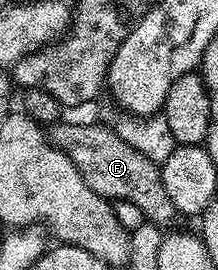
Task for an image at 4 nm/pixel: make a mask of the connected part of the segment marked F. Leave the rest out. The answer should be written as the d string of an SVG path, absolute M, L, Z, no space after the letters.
M59 120L49 127L48 137L56 149L62 150L80 172L84 184L100 197L119 202L128 200L144 212L147 223L170 226L179 217L178 209L164 189L159 163L148 160L132 144L118 135L117 129L97 126L94 122L66 122Z

